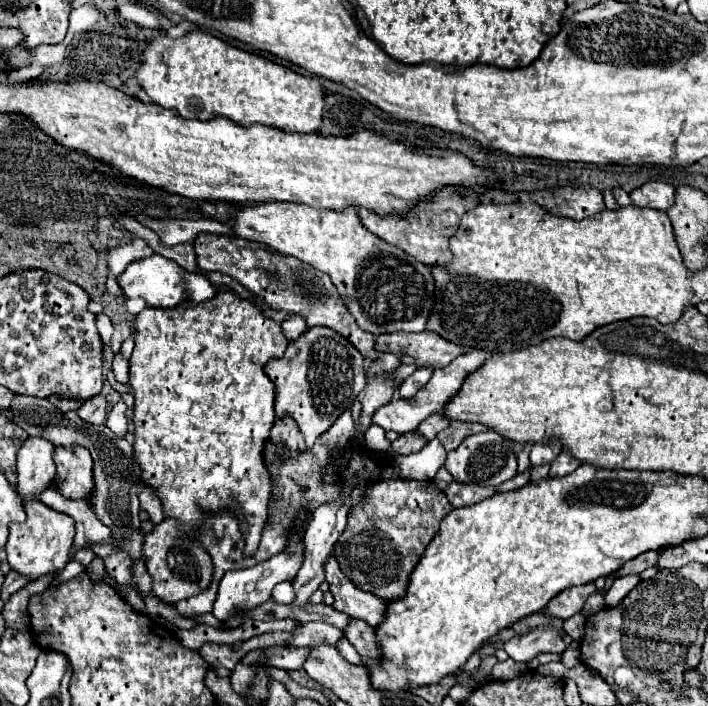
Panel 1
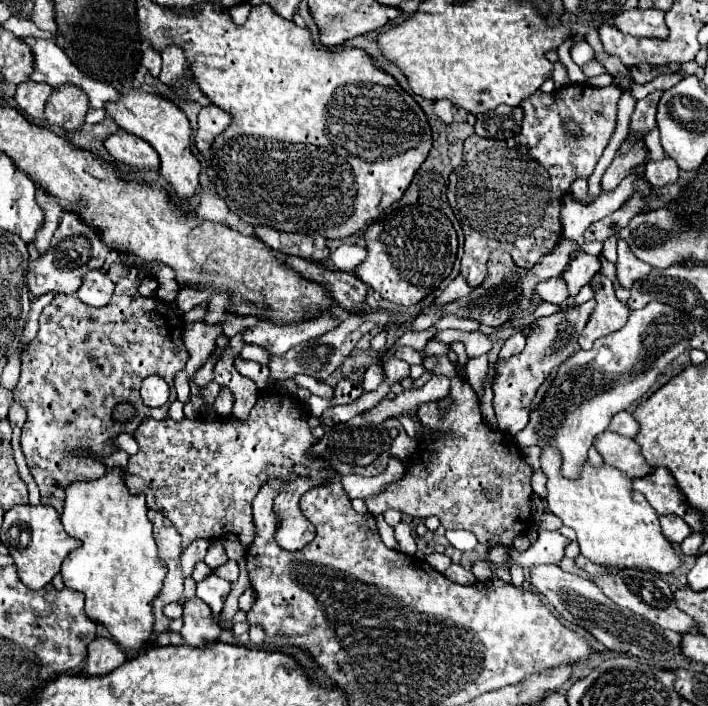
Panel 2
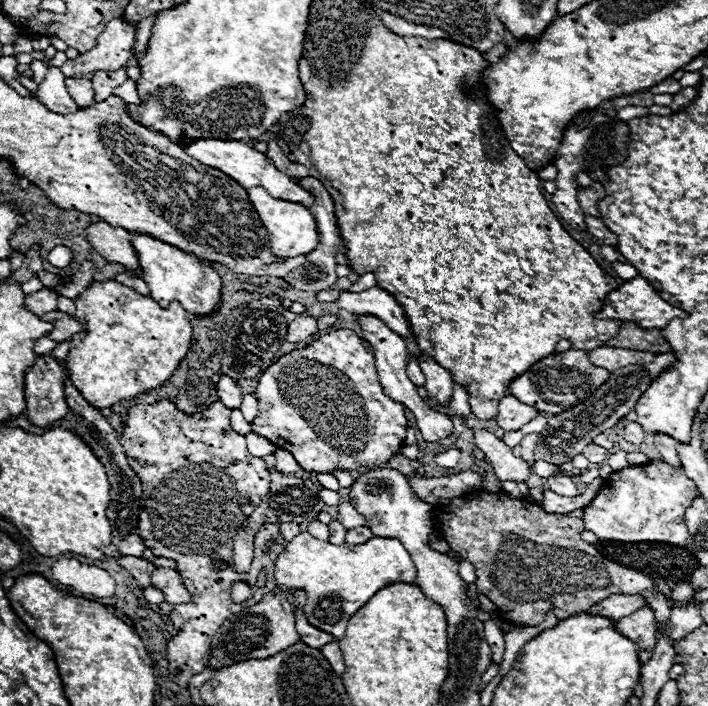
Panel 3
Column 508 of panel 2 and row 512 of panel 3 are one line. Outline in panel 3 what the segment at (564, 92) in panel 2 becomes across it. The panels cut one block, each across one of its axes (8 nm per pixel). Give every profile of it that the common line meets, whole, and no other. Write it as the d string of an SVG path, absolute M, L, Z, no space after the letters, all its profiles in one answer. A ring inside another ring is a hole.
M160 398L154 404L134 404L126 412L126 422L122 426L120 444L126 450L130 468L140 476L142 480L142 504L140 504L140 520L138 520L138 536L144 540L144 544L156 554L164 558L172 558L178 562L178 572L184 576L184 584L192 594L190 604L174 606L170 612L170 620L180 630L166 648L168 654L168 672L172 682L176 682L182 688L188 688L188 680L194 674L200 674L208 666L210 658L210 634L214 634L220 628L220 622L224 622L228 616L242 612L244 608L252 606L254 602L260 602L264 592L268 594L274 588L272 566L280 550L284 548L286 540L282 540L278 532L278 524L262 524L256 534L256 564L252 564L250 572L238 574L232 568L232 546L236 534L246 526L246 518L256 510L256 506L264 500L264 496L270 492L270 476L266 470L266 464L262 458L256 458L248 452L244 436L232 430L230 426L230 408L226 408L220 400L208 406L202 412L184 414L180 412L168 398ZM274 540L274 542L272 542ZM262 546L272 546L270 552L262 552ZM188 552L202 552L202 554L188 554ZM266 568L268 582L264 588L256 586L258 572ZM236 580L252 580L254 598L244 604L234 604L230 600L230 586Z

